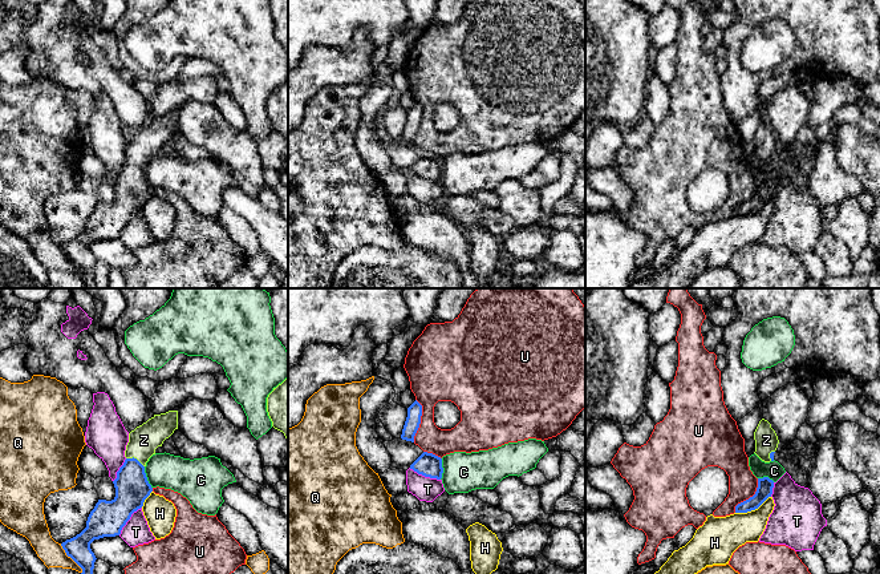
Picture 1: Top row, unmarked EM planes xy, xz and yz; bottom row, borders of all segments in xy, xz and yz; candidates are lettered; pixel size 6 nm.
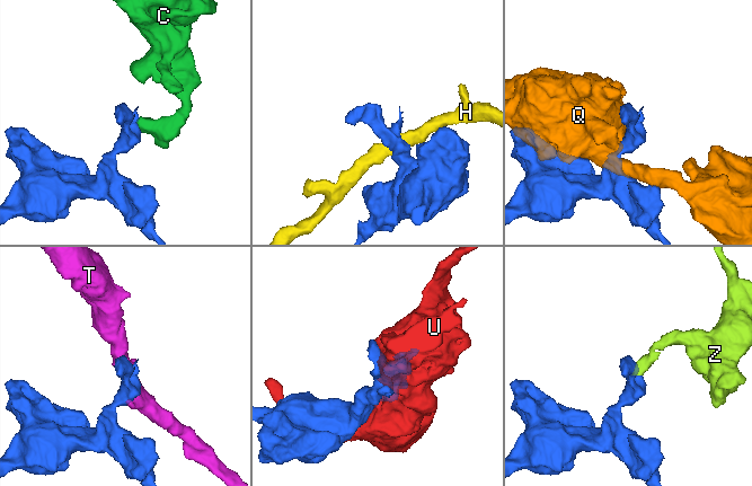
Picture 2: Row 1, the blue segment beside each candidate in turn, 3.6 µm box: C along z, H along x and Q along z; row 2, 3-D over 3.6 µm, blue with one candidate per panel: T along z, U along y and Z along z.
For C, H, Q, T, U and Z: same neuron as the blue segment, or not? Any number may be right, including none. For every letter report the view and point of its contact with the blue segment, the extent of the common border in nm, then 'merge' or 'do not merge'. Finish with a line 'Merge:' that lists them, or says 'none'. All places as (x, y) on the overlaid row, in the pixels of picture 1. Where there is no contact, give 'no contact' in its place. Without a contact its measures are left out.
C: contact xy (146, 477); length 140 nm; do not merge
H: contact yz (753, 509); length 240 nm; do not merge
Q: contact xy (71, 557); length 220 nm; do not merge
T: contact xy (129, 518); length 220 nm; do not merge
U: contact xz (420, 420); length 260 nm; do not merge
Z: contact xy (136, 459); length 130 nm; merge
Merge: Z

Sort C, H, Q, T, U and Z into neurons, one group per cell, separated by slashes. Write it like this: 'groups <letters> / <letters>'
groups C / H / Q / T / U / Z

